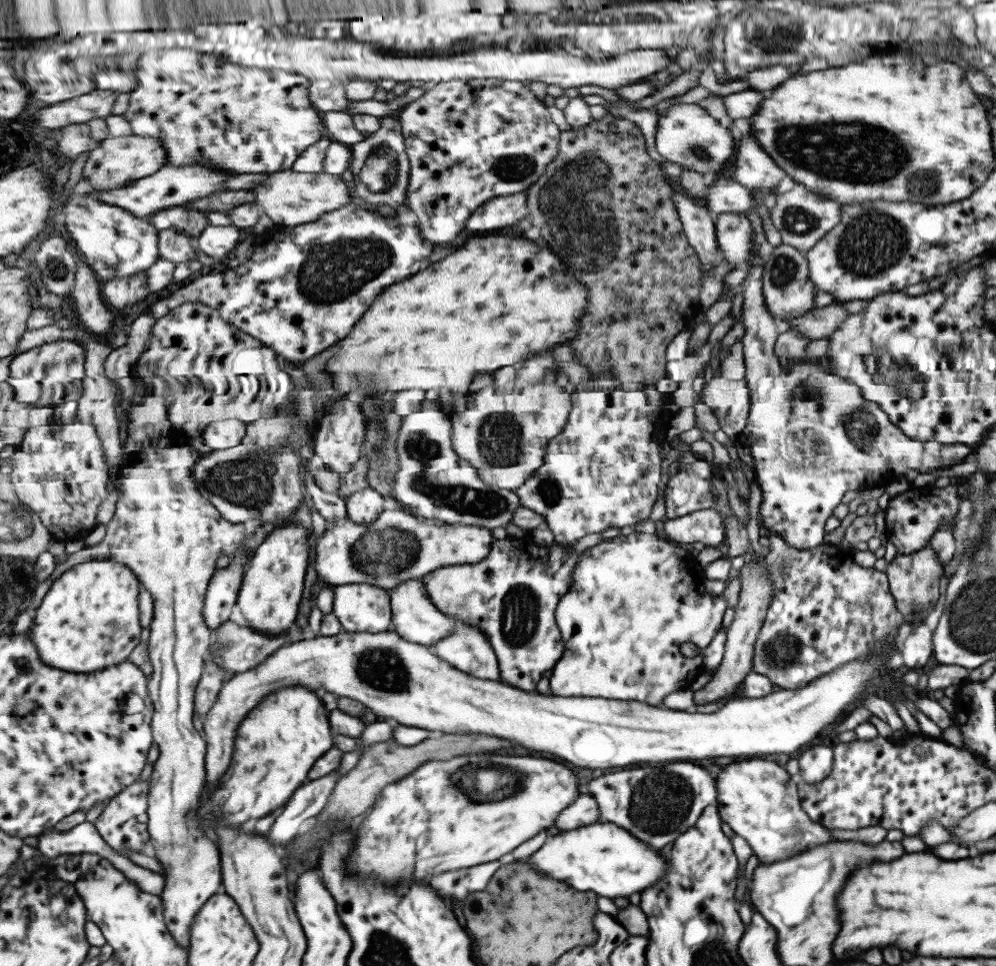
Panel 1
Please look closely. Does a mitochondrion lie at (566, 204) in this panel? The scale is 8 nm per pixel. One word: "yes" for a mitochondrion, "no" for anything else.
yes

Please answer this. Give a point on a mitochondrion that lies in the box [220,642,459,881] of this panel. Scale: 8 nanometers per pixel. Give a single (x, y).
(379, 667)

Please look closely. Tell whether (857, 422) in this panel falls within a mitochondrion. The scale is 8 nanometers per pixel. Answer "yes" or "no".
yes

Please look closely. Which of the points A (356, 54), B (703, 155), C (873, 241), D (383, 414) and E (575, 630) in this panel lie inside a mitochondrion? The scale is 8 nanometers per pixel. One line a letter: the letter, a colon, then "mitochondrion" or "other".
A: other
B: mitochondrion
C: mitochondrion
D: mitochondrion
E: other

